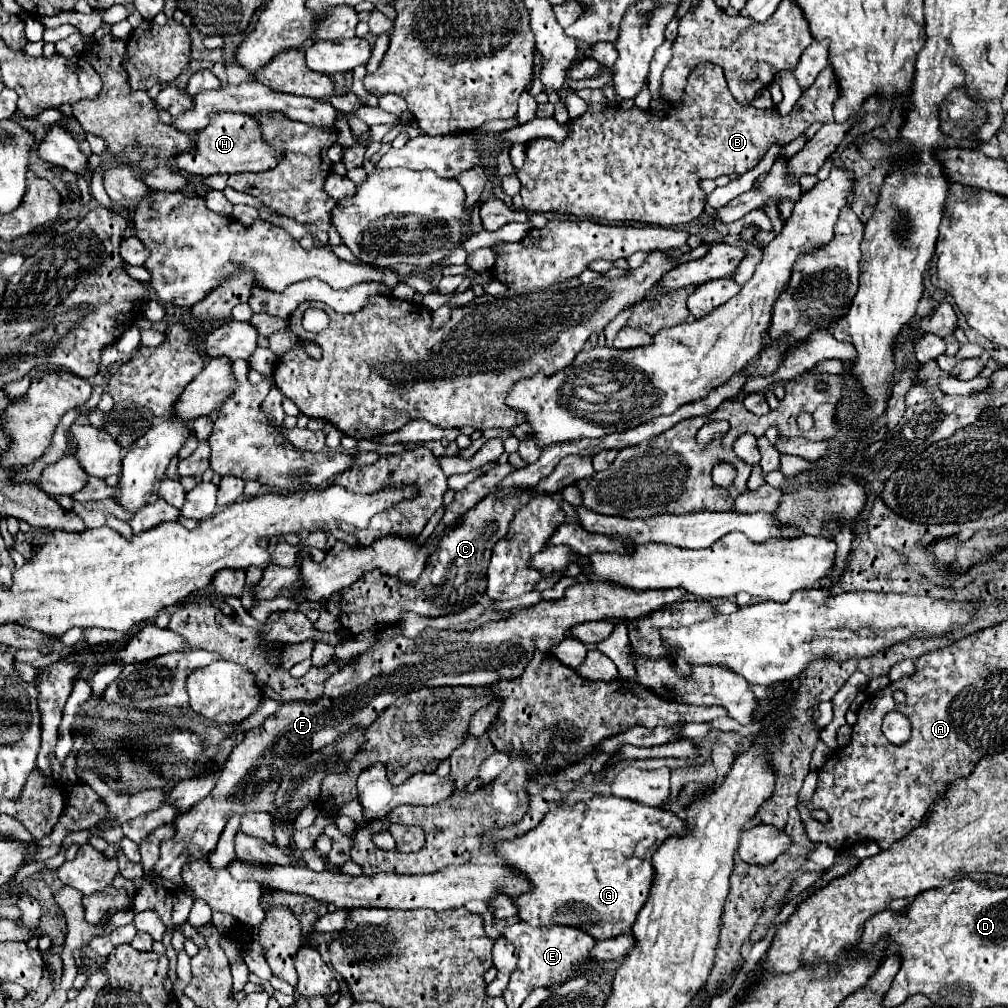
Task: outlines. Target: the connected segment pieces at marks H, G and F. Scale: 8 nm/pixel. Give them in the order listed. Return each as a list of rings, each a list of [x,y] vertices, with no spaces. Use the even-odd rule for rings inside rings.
[[[217,113],[213,119],[209,119],[209,125],[197,135],[193,135],[193,149],[183,151],[175,157],[175,165],[179,171],[191,173],[191,175],[215,175],[215,173],[243,173],[243,171],[267,171],[277,165],[277,151],[271,147],[271,143],[261,139],[261,127],[251,115],[239,115],[239,113]]]
[[[595,795],[589,801],[577,801],[573,805],[551,803],[545,819],[535,829],[513,841],[495,841],[495,849],[503,857],[503,865],[519,871],[533,885],[531,891],[511,897],[521,921],[533,927],[545,927],[553,923],[579,927],[595,941],[603,941],[631,931],[635,917],[647,901],[651,889],[653,851],[669,835],[681,831],[685,831],[685,823],[675,813],[657,807],[645,807],[641,803],[633,803],[631,799]]]
[[[577,583],[569,589],[565,589],[565,597],[561,601],[541,601],[533,607],[521,609],[517,613],[511,613],[511,617],[501,621],[489,621],[487,625],[481,625],[473,631],[435,631],[425,629],[421,635],[407,639],[407,637],[395,637],[385,639],[369,647],[363,655],[353,659],[347,667],[339,669],[335,675],[331,675],[325,681],[323,697],[317,703],[283,703],[275,717],[269,717],[261,727],[251,729],[243,735],[243,739],[233,747],[215,789],[207,799],[197,803],[191,811],[175,817],[177,833],[175,839],[169,839],[161,845],[161,859],[155,865],[155,873],[163,879],[169,879],[173,883],[181,883],[181,867],[189,859],[207,857],[209,851],[215,849],[221,831],[225,829],[231,815],[243,815],[249,811],[271,811],[273,809],[273,797],[277,791],[277,783],[283,775],[291,771],[291,767],[299,761],[299,757],[309,755],[313,751],[319,751],[339,739],[339,735],[347,733],[353,725],[369,727],[373,719],[379,717],[385,707],[391,707],[401,695],[421,689],[421,687],[487,687],[489,683],[497,683],[499,679],[513,679],[521,675],[521,671],[527,667],[527,661],[531,659],[533,651],[539,649],[543,653],[551,651],[551,647],[559,645],[565,637],[569,637],[569,629],[577,623],[587,621],[601,621],[601,619],[641,619],[649,615],[649,611],[661,609],[663,605],[671,605],[675,601],[681,601],[685,597],[683,589],[665,589],[665,591],[627,591],[623,587],[611,587],[607,583]]]

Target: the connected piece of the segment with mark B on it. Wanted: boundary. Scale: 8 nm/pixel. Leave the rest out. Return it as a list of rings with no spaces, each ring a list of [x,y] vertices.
[[[699,63],[687,79],[681,103],[673,105],[667,113],[651,113],[639,107],[625,111],[617,105],[611,105],[603,91],[595,89],[583,89],[577,93],[587,101],[587,111],[577,119],[569,119],[569,133],[565,141],[557,143],[549,137],[539,137],[527,143],[525,165],[519,171],[525,211],[555,211],[575,217],[605,219],[609,223],[633,221],[673,227],[691,223],[703,213],[705,193],[699,185],[701,179],[717,179],[721,175],[733,173],[743,175],[763,159],[773,143],[787,145],[789,141],[803,135],[811,123],[833,123],[833,101],[839,95],[839,87],[833,69],[825,67],[815,79],[813,87],[803,91],[793,111],[789,115],[779,115],[775,109],[761,111],[751,105],[737,103],[727,89],[723,69],[713,63]]]

